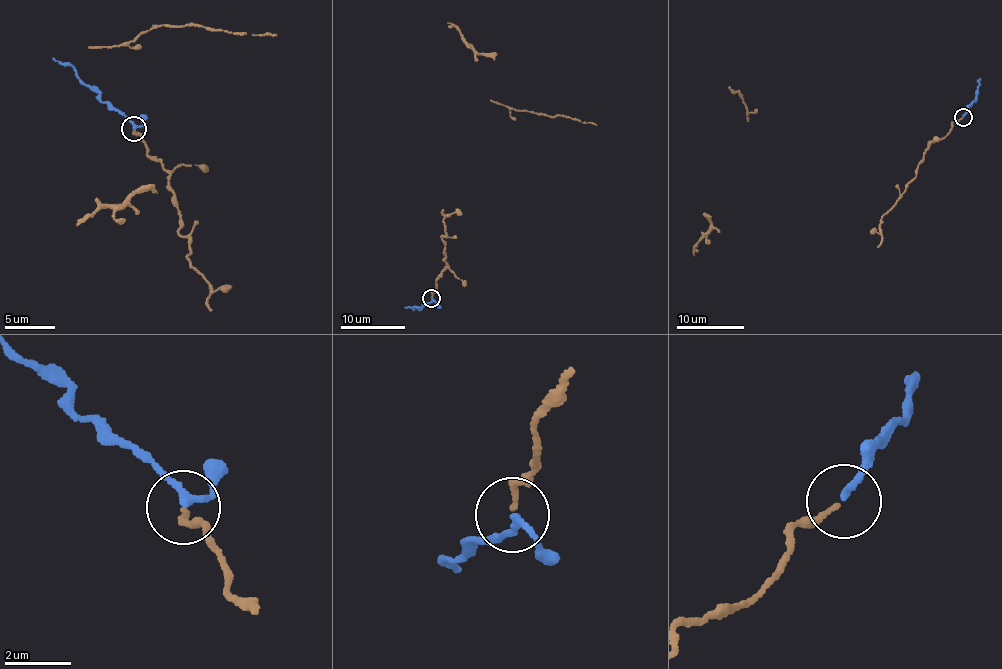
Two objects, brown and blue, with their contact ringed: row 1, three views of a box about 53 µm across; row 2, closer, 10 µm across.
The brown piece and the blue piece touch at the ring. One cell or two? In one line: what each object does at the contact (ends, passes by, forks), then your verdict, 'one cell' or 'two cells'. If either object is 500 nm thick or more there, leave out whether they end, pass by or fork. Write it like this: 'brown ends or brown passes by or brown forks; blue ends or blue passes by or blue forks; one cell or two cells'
brown ends; blue passes by; one cell

